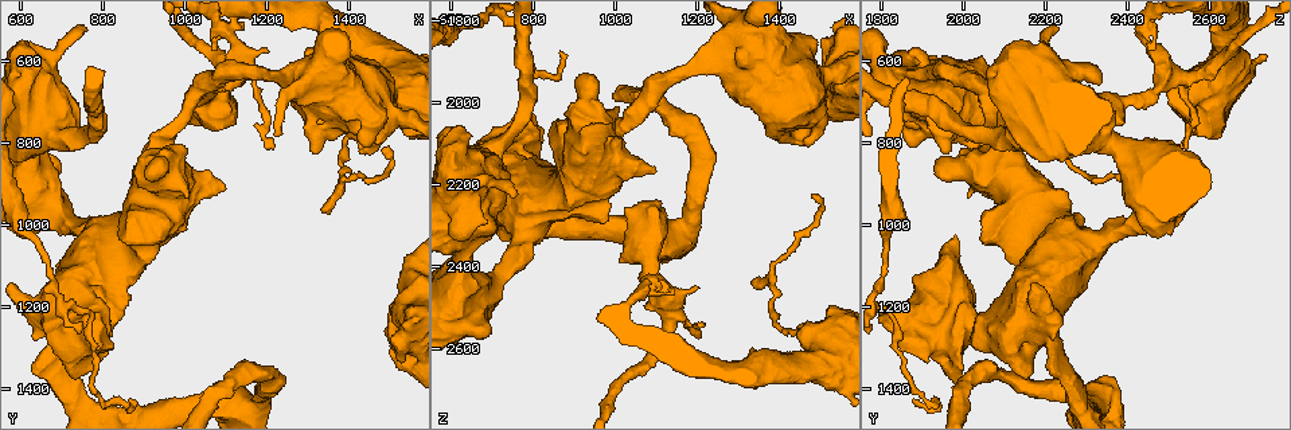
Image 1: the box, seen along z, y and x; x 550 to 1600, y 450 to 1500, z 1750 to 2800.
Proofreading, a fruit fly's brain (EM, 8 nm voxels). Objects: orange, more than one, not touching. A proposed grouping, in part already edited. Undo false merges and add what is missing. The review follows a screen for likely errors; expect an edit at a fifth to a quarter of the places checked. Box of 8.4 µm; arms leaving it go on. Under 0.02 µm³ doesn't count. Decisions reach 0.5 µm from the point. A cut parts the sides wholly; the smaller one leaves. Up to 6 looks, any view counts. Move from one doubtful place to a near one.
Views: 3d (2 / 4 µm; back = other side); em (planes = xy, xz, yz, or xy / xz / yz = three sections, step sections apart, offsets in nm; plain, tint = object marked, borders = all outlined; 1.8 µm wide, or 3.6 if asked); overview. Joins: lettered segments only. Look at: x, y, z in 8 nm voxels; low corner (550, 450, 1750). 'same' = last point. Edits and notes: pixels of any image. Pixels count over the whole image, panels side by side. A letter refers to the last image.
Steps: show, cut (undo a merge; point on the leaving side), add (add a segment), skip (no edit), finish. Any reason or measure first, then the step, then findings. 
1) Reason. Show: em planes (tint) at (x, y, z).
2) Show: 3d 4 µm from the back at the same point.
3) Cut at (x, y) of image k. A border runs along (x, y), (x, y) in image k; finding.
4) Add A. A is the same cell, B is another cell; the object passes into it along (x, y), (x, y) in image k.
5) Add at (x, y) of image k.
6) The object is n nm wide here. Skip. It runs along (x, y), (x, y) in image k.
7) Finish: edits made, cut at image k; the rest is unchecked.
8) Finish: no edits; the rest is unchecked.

Thick end. Show: 3d 4 µm at (1020, 715, 2250).

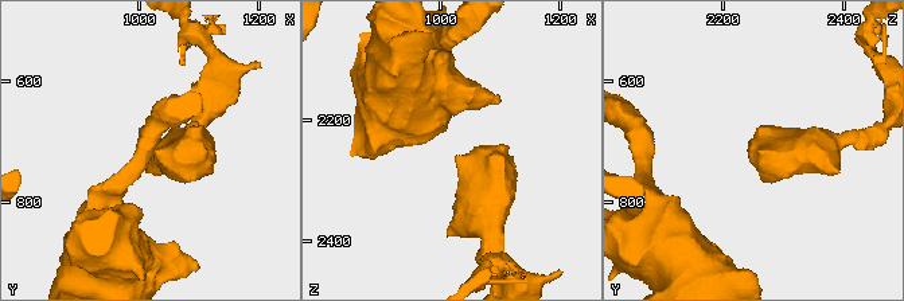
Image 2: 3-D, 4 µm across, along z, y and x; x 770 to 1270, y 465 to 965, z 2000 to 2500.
Show: em 3.6 µm planes (plain) at (1025, 715, 2255).

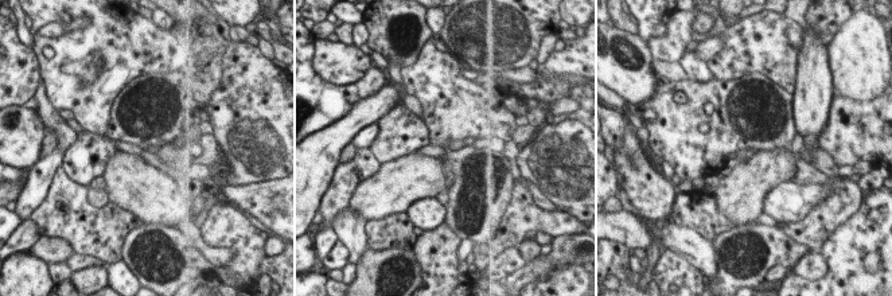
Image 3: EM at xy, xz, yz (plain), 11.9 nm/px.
What lies round it. Show: em 3.6 µm planes (borders) at the same point.

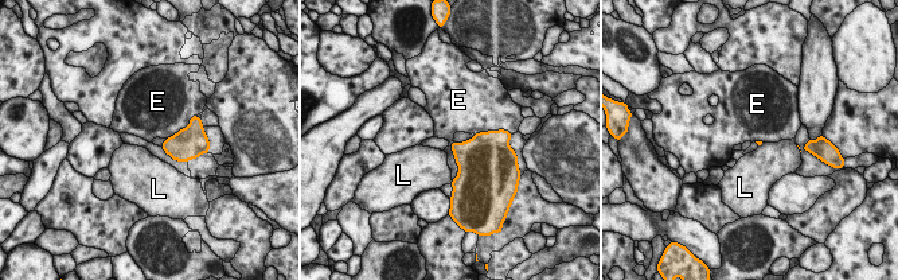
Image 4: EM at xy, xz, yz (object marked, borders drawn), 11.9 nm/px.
Skip. E and L are other cells; a border runs along (452, 142), (457, 164), (453, 179) in image 4; no lettered segment goes on from it.

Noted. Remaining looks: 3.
Stops while still wide. Show: 3d 4 µm at (775, 990, 2240).

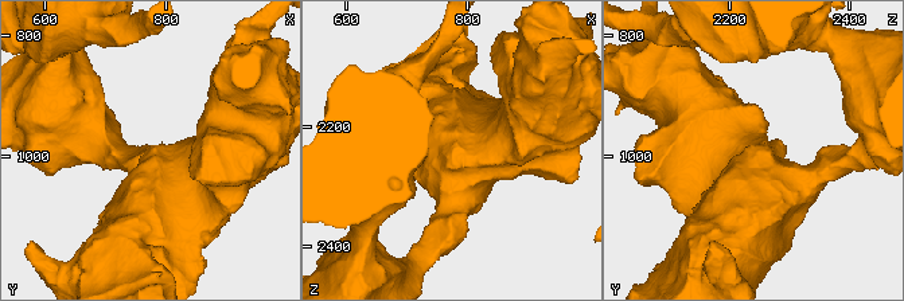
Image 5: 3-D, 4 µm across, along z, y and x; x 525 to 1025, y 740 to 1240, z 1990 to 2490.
The arms are 650, 700 nm wide; now the EM. Show: em 3.6 µm xy step 8 (tint) at (780, 990, 2235).

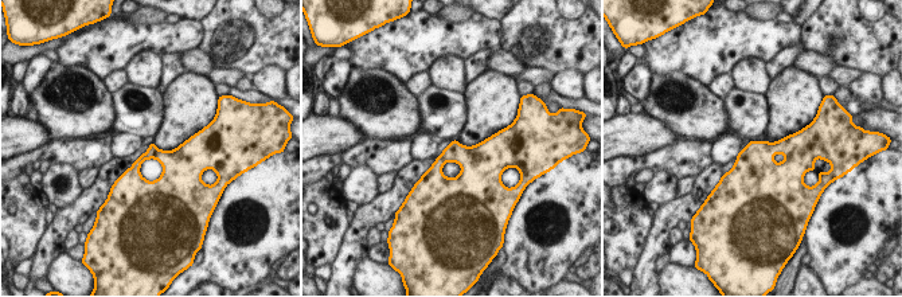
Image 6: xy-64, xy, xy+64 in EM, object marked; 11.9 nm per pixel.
Show: em 3.6 µm planes (borders) at the same point.

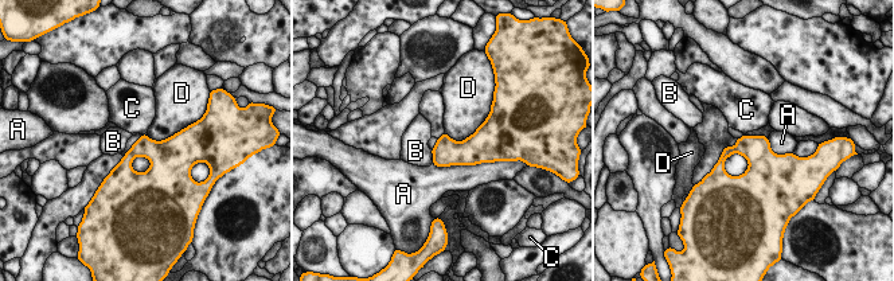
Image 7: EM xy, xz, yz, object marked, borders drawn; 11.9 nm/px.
The longest contact is with A, 600 nm. Skip. A, B, C and D are other cells; a border runs along (484, 120), (463, 140), (445, 133) in image 7; no lettered segment goes on from it.

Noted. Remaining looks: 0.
Finish: no edits; the rest is unchecked.

